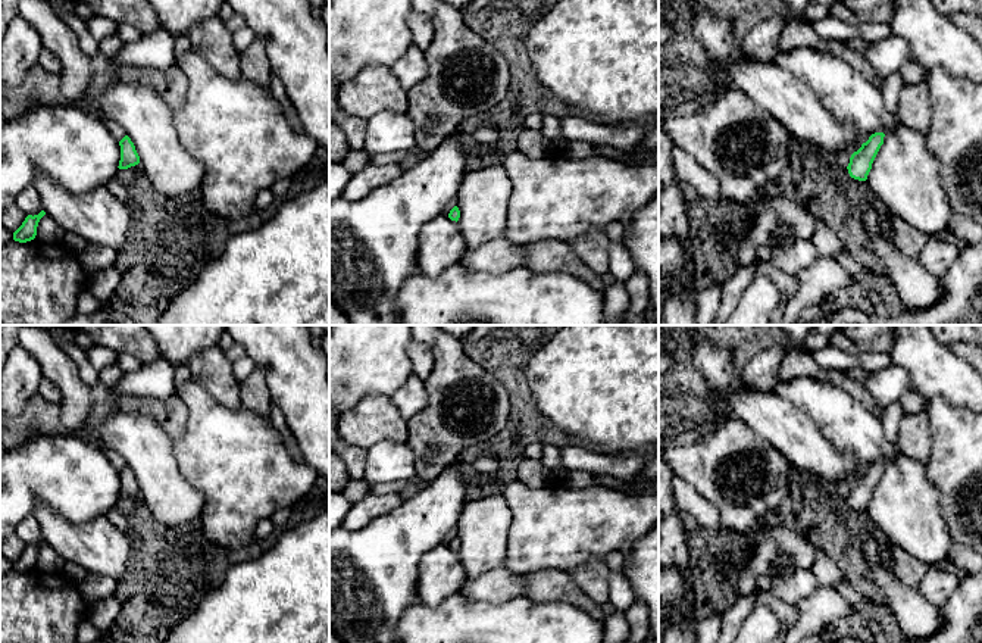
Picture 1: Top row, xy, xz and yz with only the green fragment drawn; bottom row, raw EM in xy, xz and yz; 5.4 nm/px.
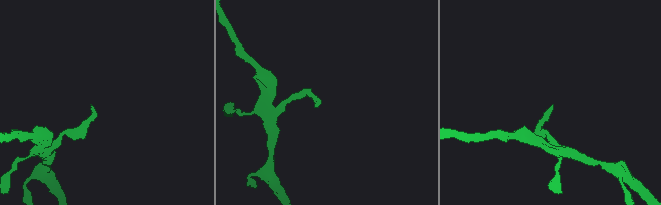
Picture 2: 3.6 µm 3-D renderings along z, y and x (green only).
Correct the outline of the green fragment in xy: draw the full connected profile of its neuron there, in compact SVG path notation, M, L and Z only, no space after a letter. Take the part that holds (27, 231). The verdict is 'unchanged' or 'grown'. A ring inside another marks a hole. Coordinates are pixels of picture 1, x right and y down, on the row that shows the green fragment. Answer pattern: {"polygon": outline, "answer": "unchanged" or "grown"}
{"polygon": "M41 210L38 215L28 215L22 225L13 232L13 240L19 243L26 243L35 238L37 235L37 227L40 219L46 215L44 210Z", "answer": "unchanged"}

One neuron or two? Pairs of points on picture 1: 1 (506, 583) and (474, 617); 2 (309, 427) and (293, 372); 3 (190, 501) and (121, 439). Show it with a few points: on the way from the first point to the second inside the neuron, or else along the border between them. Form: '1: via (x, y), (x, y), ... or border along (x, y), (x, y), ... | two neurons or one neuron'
1: border along (459, 592), (490, 602), (522, 596) | two neurons
2: via (309, 414), (309, 403), (299, 386) | one neuron
3: via (172, 487), (138, 453) | one neuron

